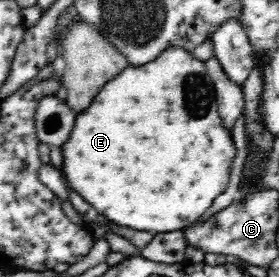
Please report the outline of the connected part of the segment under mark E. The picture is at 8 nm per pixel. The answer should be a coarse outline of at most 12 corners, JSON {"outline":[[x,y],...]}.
{"outline":[[206,62],[129,64],[63,181],[109,221],[197,221],[236,157]]}

